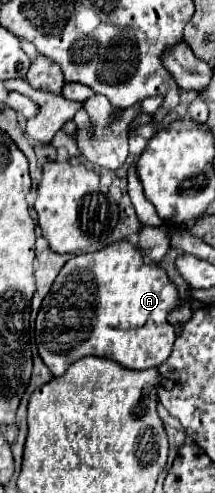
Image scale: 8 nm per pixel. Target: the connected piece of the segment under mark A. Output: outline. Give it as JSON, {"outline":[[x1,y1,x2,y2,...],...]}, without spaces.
{"outline":[[126,239,110,243,94,253,74,255,58,273,38,313,36,319,38,353,54,377,62,375,74,361,86,355,114,359,128,369,158,367,172,353,172,343,176,335,174,327,168,323,168,315,174,309,178,309,178,305,180,305,178,289,168,279,166,271,158,265,144,263,142,253,138,253,138,249]]}

